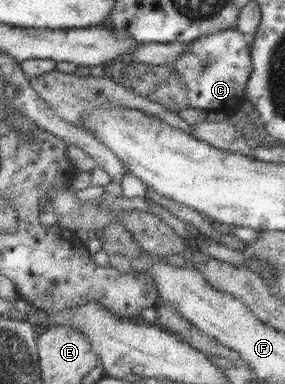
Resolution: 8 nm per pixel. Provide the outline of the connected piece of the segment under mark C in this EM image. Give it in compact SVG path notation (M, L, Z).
M224 29L191 42L187 51L168 67L177 72L188 89L190 107L230 115L245 99L246 85L253 69L250 51L250 42L240 31Z

